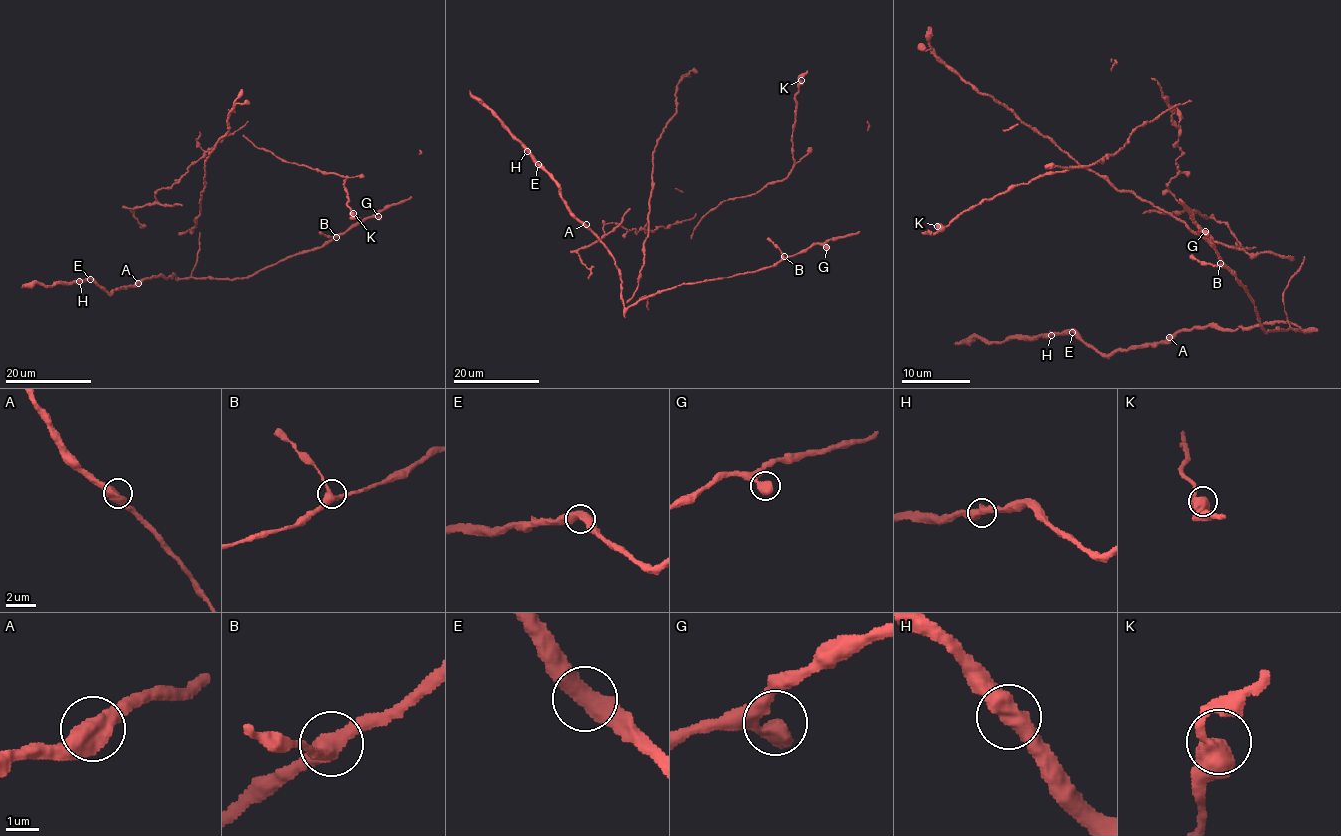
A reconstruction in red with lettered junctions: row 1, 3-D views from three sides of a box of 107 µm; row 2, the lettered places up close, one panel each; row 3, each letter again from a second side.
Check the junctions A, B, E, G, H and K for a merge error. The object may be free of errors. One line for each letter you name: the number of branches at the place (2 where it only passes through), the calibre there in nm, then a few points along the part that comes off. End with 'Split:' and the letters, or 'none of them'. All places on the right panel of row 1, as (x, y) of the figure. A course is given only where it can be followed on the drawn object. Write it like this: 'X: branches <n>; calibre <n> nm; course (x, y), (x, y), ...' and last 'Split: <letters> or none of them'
Split: none of them

